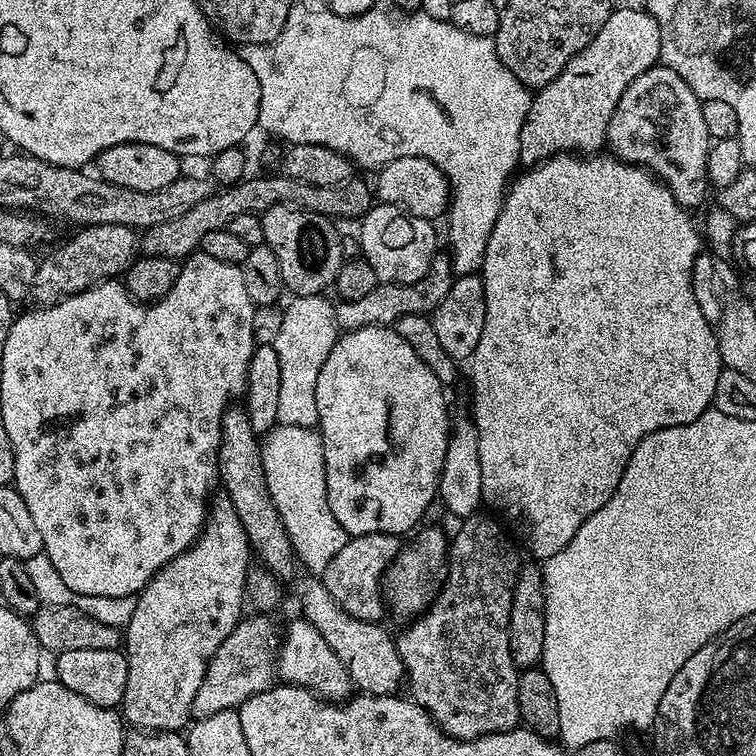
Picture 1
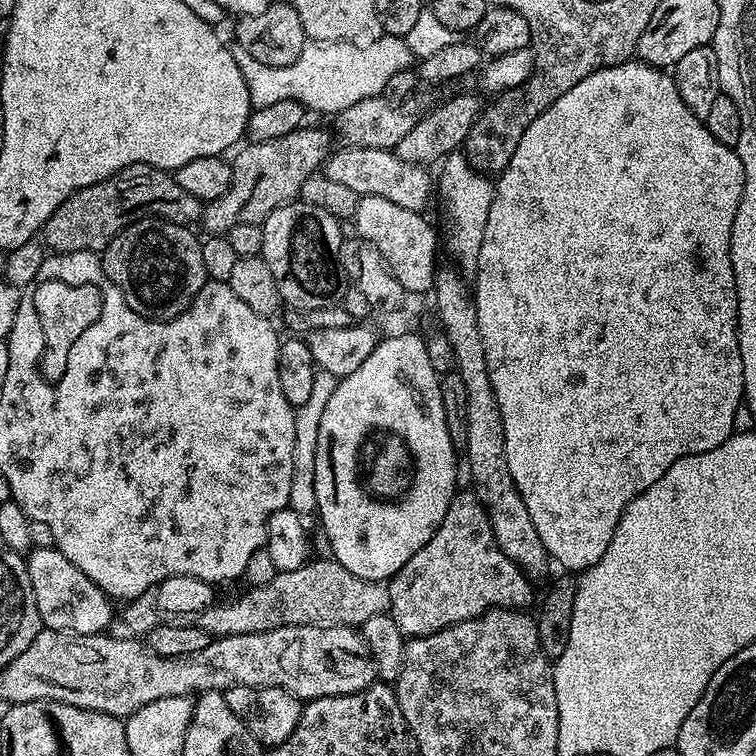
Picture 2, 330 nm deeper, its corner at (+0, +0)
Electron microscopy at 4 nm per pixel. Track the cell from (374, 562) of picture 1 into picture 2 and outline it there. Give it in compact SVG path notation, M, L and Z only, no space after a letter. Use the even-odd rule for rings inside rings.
M457 491L430 542L387 581L390 614L405 637L429 636L451 624L480 616L489 608L524 610L532 600L533 581L500 552L486 510L475 491L467 491ZM456 552L464 555L466 567L476 567L476 588L456 588Z

